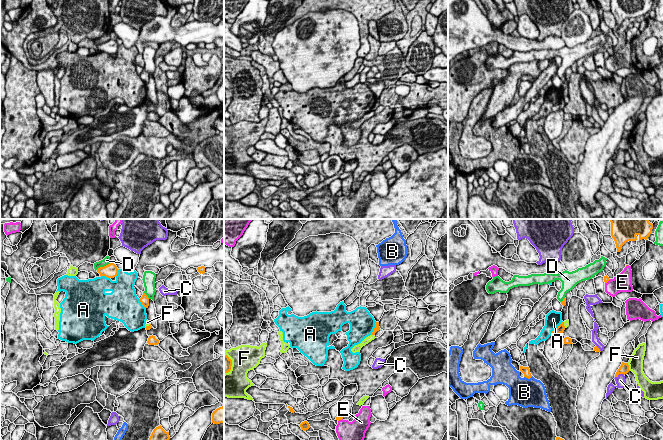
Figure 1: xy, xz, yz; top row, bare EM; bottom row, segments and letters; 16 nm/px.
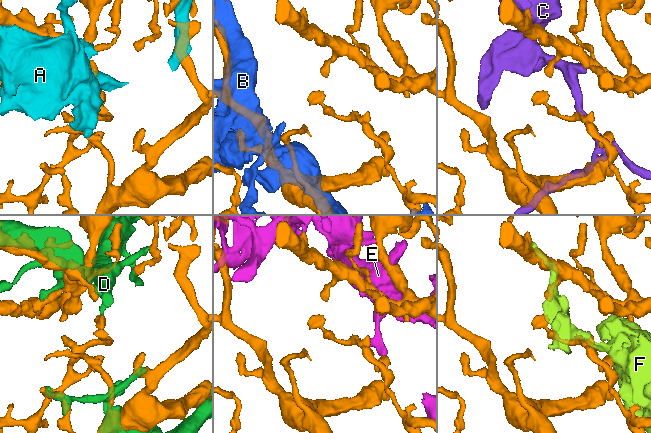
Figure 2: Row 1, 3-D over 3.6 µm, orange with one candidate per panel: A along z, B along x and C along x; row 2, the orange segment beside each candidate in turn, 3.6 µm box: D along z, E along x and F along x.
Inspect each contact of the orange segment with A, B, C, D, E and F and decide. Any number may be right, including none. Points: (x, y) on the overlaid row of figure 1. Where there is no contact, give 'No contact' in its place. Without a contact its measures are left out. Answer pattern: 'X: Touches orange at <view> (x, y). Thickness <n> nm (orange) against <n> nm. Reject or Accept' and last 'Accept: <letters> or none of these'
A: Touches orange at yz (555, 328). Thickness 130 nm (orange) against 260 nm. Reject
B: Touches orange at yz (528, 378). Thickness 130 nm (orange) against 460 nm. Reject
C: Touches orange at yz (619, 373). Thickness 160 nm (orange) against 160 nm. Reject
D: Touches orange at xy (104, 266). Thickness 220 nm (orange) against 120 nm. Reject
E: Touches orange at yz (607, 281). Thickness 90 nm (orange) against 300 nm. Reject
F: Touches orange at yz (628, 367). Thickness 160 nm (orange) against 240 nm. Reject
Accept: none of these

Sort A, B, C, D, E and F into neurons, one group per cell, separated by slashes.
A / B / C / D / E / F

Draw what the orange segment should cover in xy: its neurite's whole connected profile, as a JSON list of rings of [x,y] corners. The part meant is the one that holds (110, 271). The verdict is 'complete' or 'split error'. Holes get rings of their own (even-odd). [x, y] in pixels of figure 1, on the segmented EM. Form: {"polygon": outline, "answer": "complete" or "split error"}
{"polygon": [[[110,263],[104,267],[100,267],[97,269],[97,272],[100,276],[105,276],[107,278],[114,278],[118,274],[118,268],[114,263]]], "answer": "complete"}

